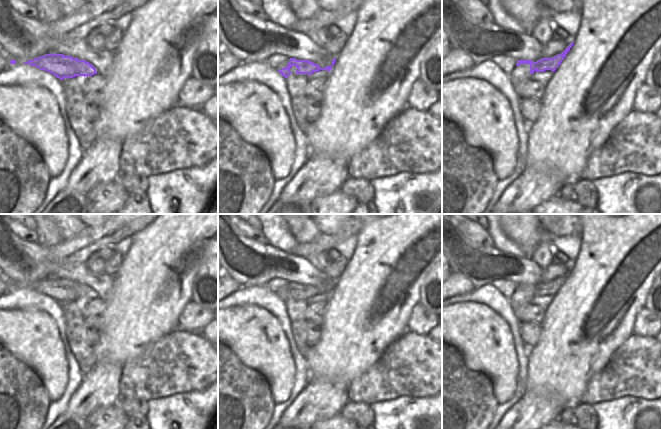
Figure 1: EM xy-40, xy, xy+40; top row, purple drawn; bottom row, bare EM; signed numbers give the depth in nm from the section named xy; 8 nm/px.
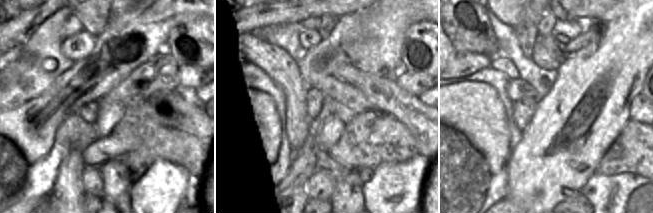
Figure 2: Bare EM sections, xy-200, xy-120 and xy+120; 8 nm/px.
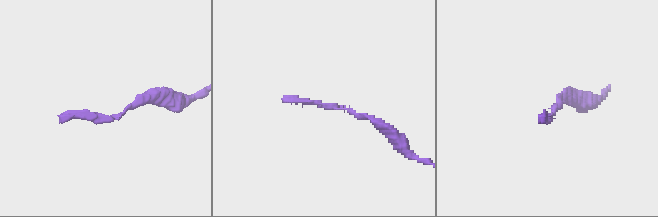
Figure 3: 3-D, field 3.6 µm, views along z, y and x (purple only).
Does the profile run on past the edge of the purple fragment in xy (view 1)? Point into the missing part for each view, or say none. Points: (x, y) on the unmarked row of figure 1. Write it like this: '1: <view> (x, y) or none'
1: none

